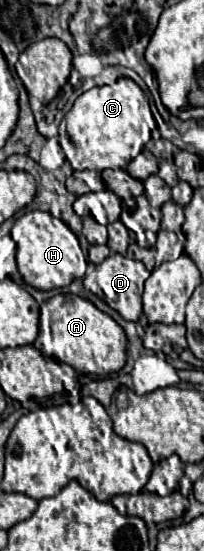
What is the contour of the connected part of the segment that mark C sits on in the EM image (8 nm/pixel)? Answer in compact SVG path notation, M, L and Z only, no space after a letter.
M120 78L113 86L99 86L83 92L64 116L57 136L73 170L127 168L149 140L161 139L157 122L143 90L130 78Z

